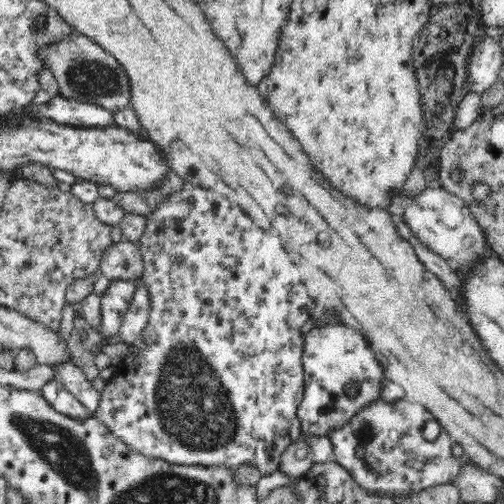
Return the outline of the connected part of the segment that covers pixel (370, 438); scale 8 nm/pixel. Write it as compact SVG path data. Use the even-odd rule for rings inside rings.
M378 399L358 412L350 424L329 434L334 443L334 460L350 472L361 488L377 494L409 496L439 481L452 483L461 472L460 460L452 454L452 450L448 452L446 440L442 440L442 432L435 440L424 438L422 428L428 422L428 416L434 420L434 414L430 414L420 404L410 404L406 400L388 402Z

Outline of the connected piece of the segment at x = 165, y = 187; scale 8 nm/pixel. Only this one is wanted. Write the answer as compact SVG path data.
M168 167L166 174L156 178L150 186L136 188L136 190L118 190L115 198L125 212L137 212L148 216L150 210L160 202L164 194L180 186L182 186L182 178Z

